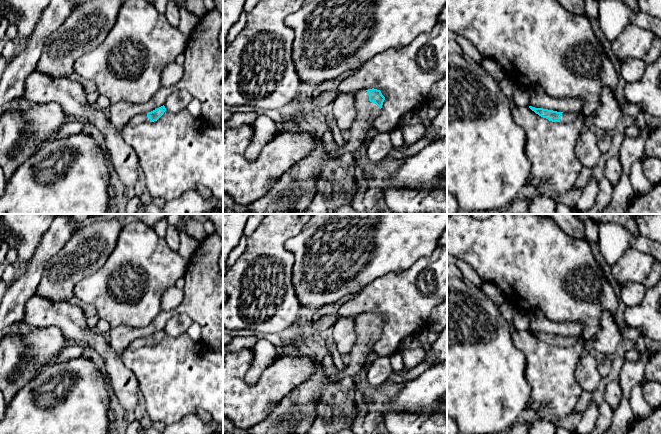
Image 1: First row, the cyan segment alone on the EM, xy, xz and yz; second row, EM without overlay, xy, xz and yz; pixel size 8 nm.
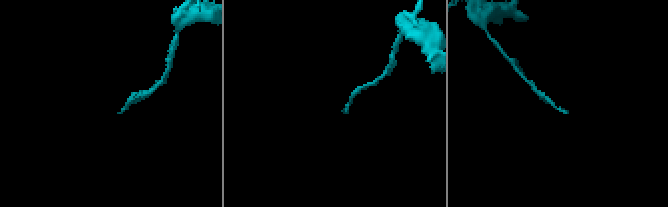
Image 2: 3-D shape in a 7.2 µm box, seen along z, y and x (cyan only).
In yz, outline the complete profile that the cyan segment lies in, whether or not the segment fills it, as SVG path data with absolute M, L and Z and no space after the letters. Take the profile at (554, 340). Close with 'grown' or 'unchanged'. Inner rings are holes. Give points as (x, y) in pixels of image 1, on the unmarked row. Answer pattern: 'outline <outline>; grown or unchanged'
outline M529 330L529 332L539 340L546 342L552 346L569 347L575 345L578 341L578 338L572 336L557 336L543 332L535 332L532 330Z; grown

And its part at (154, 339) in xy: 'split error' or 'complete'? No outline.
split error

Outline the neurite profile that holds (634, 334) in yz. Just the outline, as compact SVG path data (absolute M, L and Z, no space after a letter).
M626 325L618 328L622 338L626 338L636 342L640 337L642 337L641 331L637 328L629 327Z

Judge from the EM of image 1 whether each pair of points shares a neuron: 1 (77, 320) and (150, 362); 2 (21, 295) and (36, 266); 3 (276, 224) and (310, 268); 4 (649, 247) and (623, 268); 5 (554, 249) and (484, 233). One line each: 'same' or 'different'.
1: different
2: same
3: different
4: different
5: same

